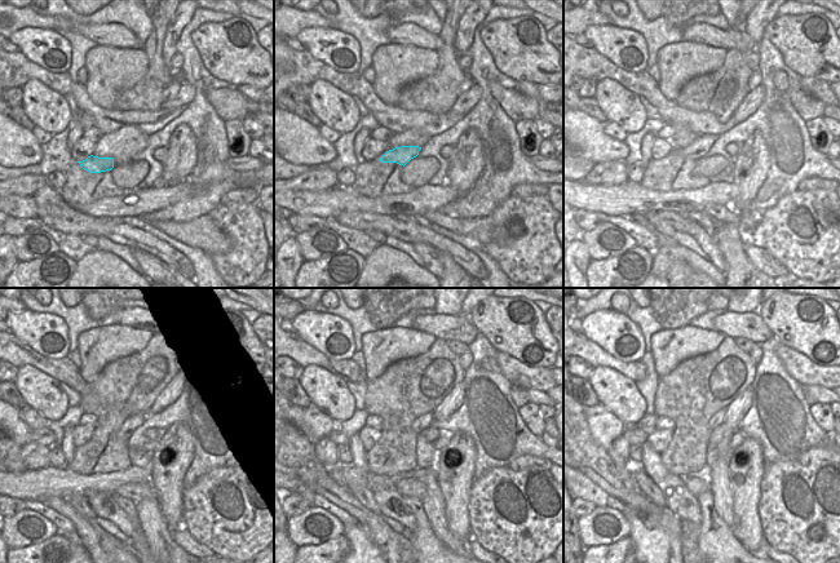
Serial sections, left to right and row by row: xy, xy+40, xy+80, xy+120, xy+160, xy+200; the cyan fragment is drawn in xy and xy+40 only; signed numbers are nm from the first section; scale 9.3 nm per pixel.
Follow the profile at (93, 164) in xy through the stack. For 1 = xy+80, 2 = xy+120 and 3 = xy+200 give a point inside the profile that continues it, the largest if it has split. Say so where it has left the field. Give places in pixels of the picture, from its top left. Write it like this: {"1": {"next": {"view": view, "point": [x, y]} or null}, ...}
{"1": {"next": {"view": "xy+80", "point": [698, 149]}}, "2": {"next": {"view": "xy+120", "point": [135, 420]}}, "3": {"next": {"view": "xy+200", "point": [717, 419]}}}

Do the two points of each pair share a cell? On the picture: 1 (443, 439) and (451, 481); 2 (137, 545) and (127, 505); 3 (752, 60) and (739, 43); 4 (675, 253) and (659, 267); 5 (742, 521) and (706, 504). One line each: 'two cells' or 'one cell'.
1: two cells
2: one cell
3: two cells
4: one cell
5: two cells

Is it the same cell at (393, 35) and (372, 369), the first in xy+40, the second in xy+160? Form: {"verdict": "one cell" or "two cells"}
{"verdict": "two cells"}

